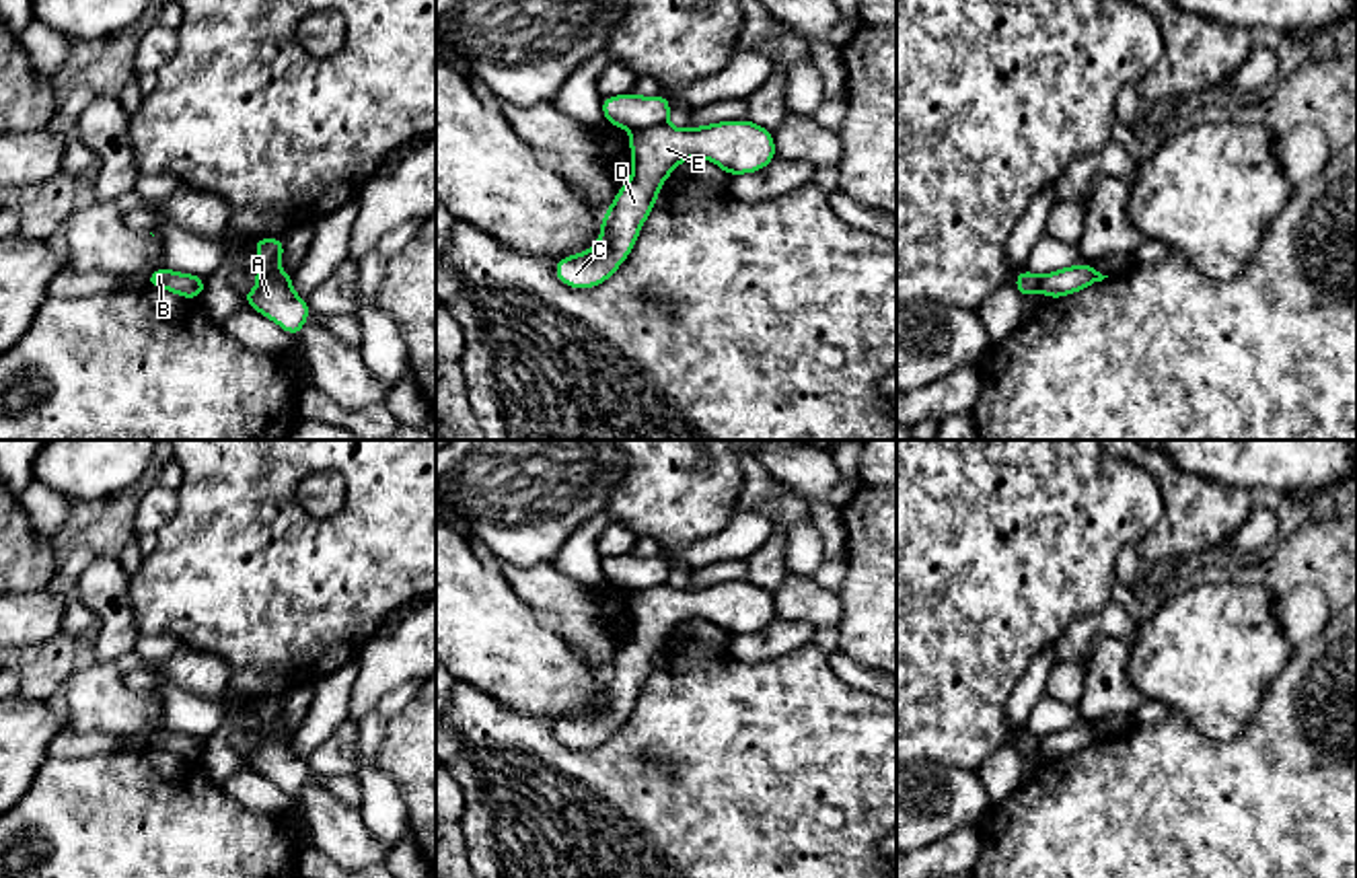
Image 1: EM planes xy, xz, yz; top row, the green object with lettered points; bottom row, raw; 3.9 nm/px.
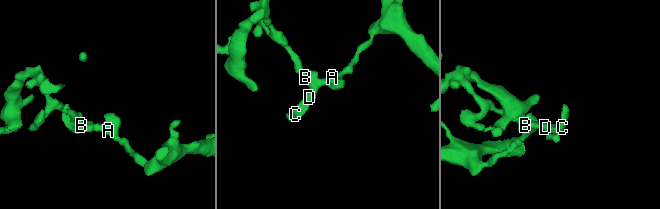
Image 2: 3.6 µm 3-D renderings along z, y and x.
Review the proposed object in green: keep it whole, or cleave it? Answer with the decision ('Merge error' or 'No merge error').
Merge error

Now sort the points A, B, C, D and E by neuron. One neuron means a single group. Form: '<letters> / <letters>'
A C D E / B

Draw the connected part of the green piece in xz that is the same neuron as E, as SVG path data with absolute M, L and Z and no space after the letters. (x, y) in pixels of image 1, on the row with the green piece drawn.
M750 119L687 130L664 121L633 132L629 150L633 156L631 179L604 212L596 247L555 263L555 278L570 288L594 288L615 273L629 257L664 179L685 158L707 158L732 177L761 171L777 156L773 132Z

